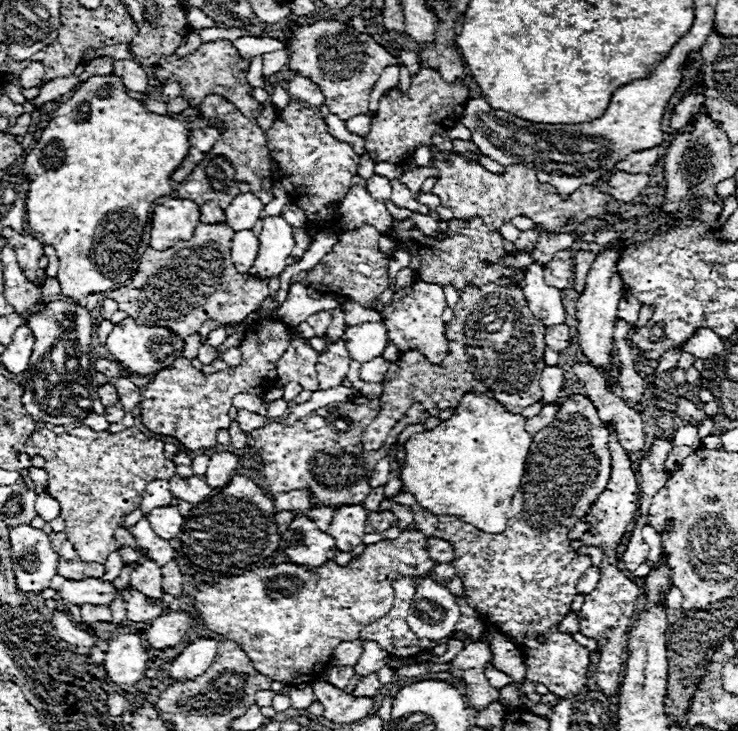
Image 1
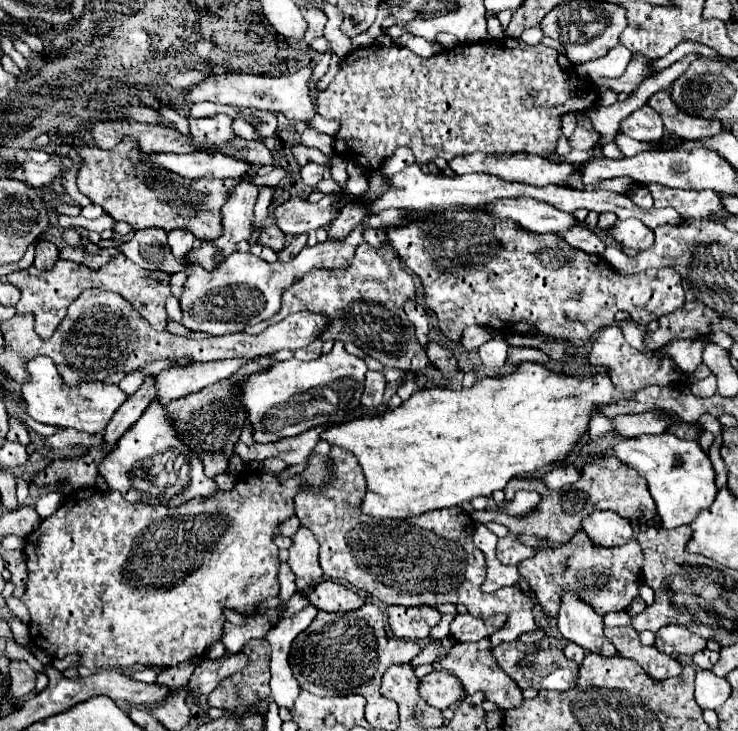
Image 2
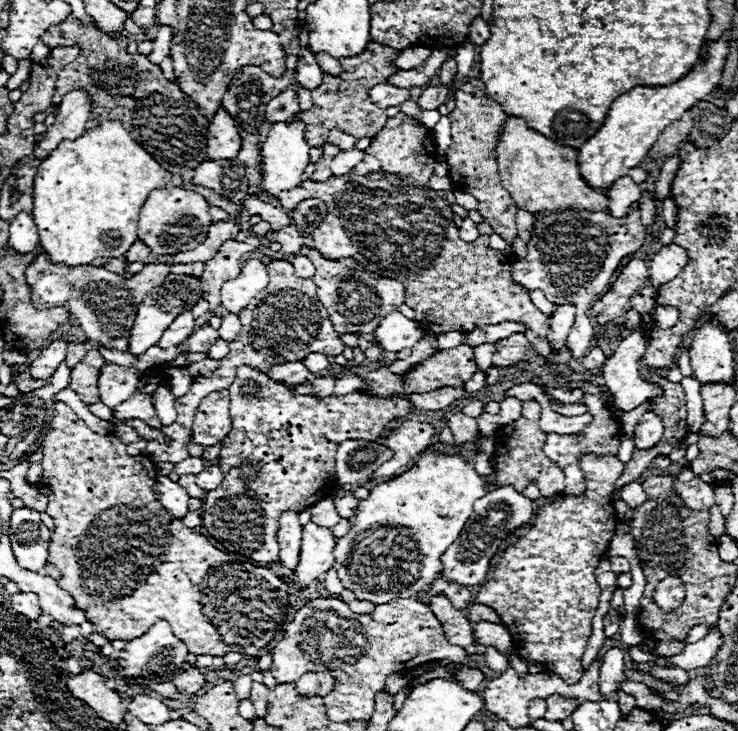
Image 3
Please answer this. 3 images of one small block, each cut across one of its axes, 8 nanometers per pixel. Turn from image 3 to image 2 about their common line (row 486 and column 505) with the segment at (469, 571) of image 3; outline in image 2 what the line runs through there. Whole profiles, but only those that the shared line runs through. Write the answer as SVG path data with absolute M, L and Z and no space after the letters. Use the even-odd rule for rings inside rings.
M502 490L494 492L492 498L494 498L498 510L500 510L500 512L506 512L506 514L510 514L510 516L524 516L524 514L528 514L530 510L534 510L534 508L540 504L540 500L542 500L542 496L540 496L538 492L528 492L528 490L518 490L518 492L514 494L514 500L512 500L512 502L508 502L508 500L504 498L504 492L502 492Z

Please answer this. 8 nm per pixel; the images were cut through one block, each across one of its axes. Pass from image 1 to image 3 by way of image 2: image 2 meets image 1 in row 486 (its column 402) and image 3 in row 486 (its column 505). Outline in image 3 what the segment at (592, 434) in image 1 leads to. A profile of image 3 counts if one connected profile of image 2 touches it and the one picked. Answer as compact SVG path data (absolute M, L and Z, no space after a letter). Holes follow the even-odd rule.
M584 455L580 458L580 468L586 474L586 494L572 498L560 496L558 500L540 506L534 514L532 526L524 536L520 536L514 544L510 544L494 570L490 572L486 584L480 588L476 600L492 606L500 616L502 624L512 632L514 652L528 662L538 662L544 670L560 676L566 684L580 682L584 668L582 668L582 654L588 646L590 638L590 622L598 608L600 586L596 582L594 570L600 560L606 556L608 544L616 532L618 516L612 506L612 492L616 480L624 472L624 464L616 456Z

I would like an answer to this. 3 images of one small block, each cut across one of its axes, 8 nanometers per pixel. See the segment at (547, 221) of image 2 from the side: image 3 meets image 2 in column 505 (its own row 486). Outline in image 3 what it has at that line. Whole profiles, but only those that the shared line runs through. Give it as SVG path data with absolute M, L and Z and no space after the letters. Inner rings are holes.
M208 466L208 468L204 468L200 474L198 474L198 486L202 488L202 490L206 490L206 492L210 492L210 490L216 490L222 482L224 482L224 474L220 472L220 468L218 466Z

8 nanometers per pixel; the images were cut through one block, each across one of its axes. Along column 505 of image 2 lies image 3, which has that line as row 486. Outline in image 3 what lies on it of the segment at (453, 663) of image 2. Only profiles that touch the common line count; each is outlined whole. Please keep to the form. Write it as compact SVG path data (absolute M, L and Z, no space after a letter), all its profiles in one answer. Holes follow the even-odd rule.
M698 476L692 478L690 482L680 482L674 480L674 488L672 488L684 502L684 506L692 508L692 510L708 510L714 506L714 488L706 482L702 482Z

